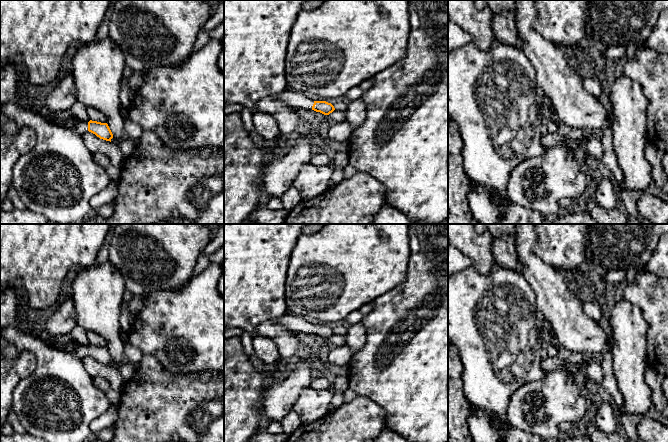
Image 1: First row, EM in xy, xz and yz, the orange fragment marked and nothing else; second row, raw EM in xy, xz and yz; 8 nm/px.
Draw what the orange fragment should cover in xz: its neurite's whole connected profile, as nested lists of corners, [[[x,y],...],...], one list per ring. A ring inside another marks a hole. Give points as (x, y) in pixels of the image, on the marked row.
[[[285,90],[280,93],[279,96],[282,102],[298,109],[314,110],[324,115],[329,115],[335,110],[331,103],[326,101],[314,101],[307,98],[302,92],[295,90]]]

